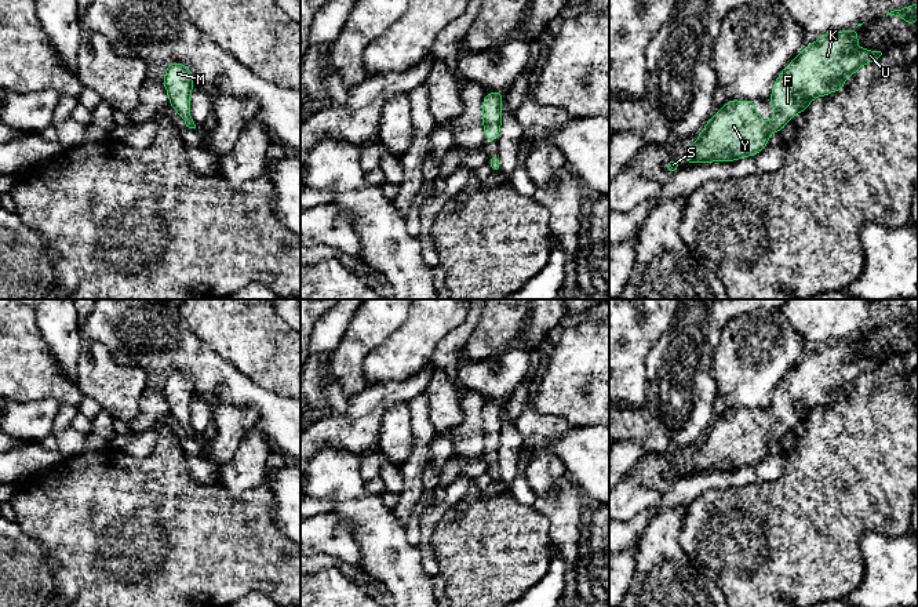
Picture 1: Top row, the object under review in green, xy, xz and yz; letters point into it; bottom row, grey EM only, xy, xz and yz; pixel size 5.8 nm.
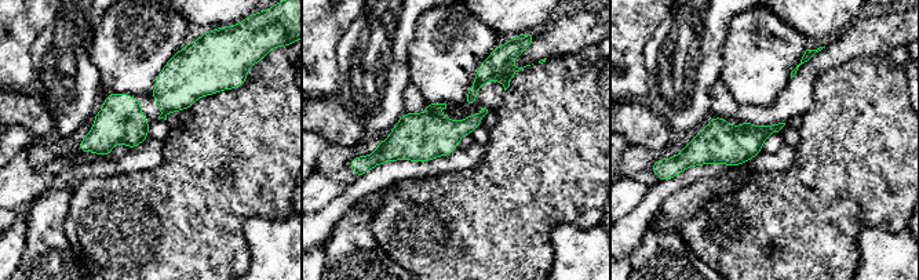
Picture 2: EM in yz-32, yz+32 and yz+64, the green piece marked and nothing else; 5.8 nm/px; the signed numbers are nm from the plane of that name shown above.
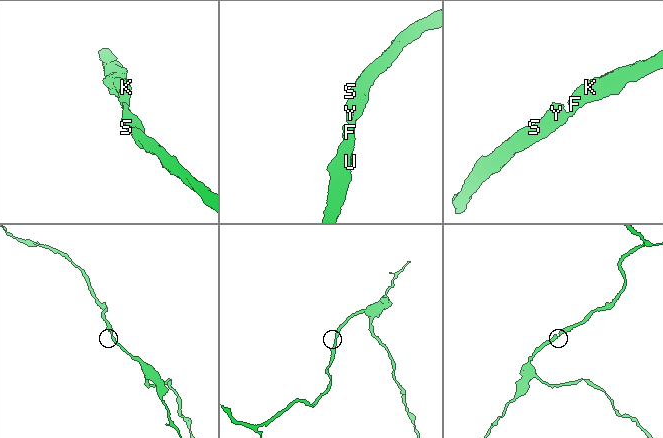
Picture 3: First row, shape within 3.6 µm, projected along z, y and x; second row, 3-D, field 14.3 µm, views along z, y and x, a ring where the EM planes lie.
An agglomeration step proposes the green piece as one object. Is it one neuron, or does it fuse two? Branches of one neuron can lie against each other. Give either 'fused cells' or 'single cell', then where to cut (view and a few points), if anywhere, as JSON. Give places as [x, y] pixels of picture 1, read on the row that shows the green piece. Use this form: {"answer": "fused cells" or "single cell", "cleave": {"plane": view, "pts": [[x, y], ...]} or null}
{"answer": "single cell", "cleave": null}

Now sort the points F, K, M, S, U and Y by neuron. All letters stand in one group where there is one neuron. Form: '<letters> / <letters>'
F K M S U Y

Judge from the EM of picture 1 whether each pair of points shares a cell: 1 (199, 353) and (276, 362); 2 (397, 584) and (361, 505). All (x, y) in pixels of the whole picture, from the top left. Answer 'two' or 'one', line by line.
1: two
2: one

